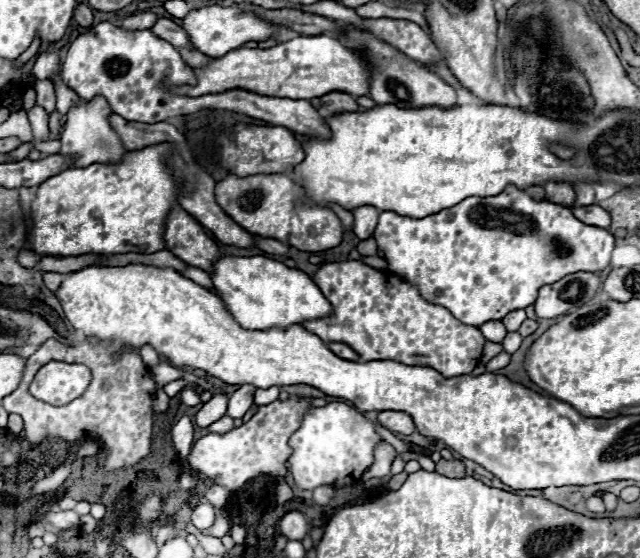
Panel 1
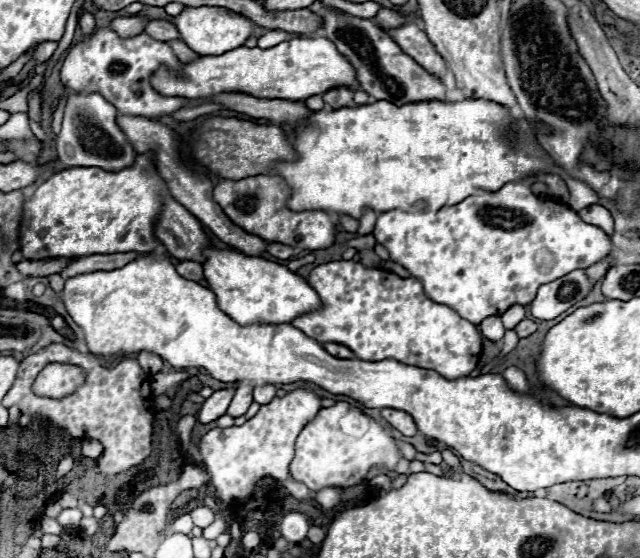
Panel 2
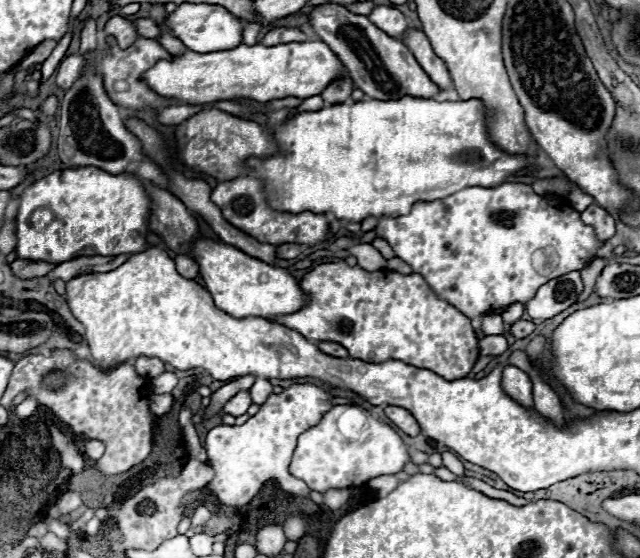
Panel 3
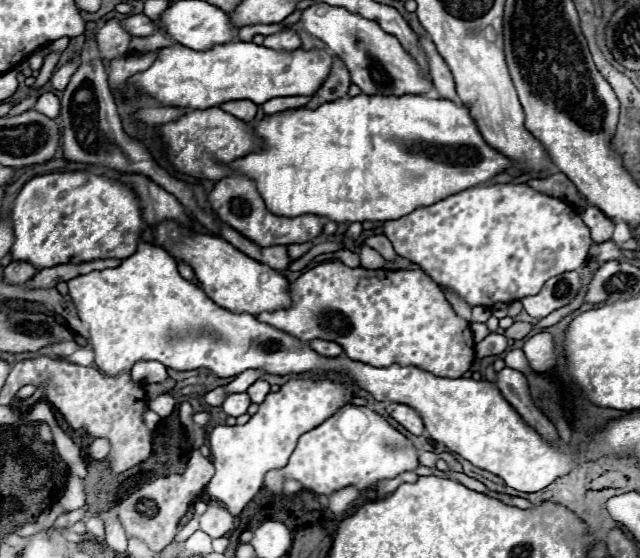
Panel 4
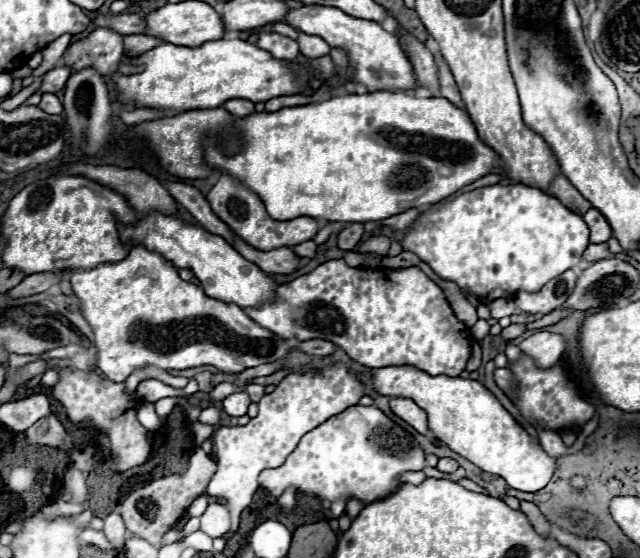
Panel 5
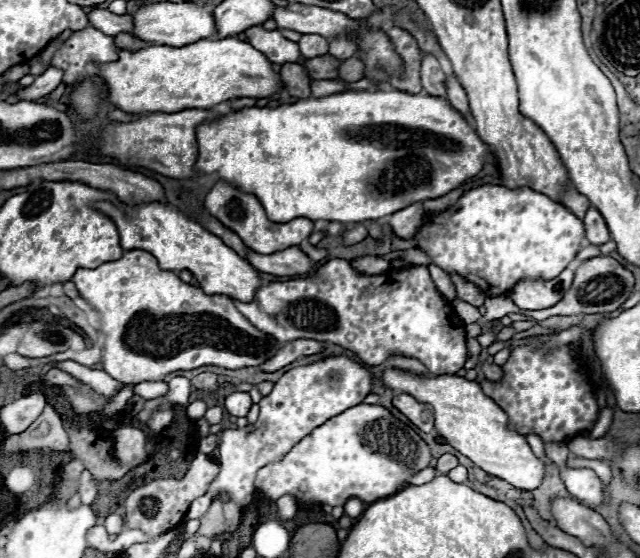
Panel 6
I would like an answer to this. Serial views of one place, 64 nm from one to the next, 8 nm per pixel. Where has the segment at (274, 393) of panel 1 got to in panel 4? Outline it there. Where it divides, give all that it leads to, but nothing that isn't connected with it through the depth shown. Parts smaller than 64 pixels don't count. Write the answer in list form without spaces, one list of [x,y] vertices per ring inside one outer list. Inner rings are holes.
[[[256,380],[256,382],[254,382],[246,392],[250,394],[252,402],[260,404],[260,402],[266,398],[266,394],[270,392],[270,384],[268,384],[268,382],[264,382],[264,380]]]

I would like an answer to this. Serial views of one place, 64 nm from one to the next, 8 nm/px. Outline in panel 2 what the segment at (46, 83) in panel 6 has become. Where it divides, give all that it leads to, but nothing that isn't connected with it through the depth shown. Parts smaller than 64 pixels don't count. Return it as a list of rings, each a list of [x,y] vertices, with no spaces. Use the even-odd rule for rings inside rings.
[[[110,28],[96,30],[88,42],[68,50],[68,56],[60,70],[60,82],[68,90],[76,92],[100,92],[110,104],[116,106],[120,114],[160,118],[176,112],[178,108],[190,108],[194,102],[178,96],[162,96],[150,86],[150,72],[158,70],[162,64],[172,70],[180,70],[180,60],[174,56],[166,42],[154,40],[148,34],[138,34],[134,38],[120,38]]]

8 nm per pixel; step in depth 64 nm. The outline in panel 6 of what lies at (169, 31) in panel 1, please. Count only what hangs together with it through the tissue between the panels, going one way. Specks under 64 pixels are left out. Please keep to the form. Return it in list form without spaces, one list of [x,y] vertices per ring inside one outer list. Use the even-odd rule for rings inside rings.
[[[98,6],[88,12],[88,22],[92,24],[92,28],[98,28],[110,36],[116,36],[120,32],[128,32],[132,28],[130,16],[126,16],[126,14],[116,16],[116,14],[108,12],[106,8],[98,8]]]

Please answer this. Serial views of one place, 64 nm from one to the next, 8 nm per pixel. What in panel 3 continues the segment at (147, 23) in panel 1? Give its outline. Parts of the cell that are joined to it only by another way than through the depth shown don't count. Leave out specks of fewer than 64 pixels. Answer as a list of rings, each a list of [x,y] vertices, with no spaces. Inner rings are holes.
[[[114,16],[114,18],[110,18],[110,20],[106,22],[106,26],[104,26],[104,36],[108,36],[108,38],[112,36],[120,48],[130,46],[130,44],[138,38],[136,28],[132,26],[132,22],[126,20],[126,18],[122,18],[122,16]]]

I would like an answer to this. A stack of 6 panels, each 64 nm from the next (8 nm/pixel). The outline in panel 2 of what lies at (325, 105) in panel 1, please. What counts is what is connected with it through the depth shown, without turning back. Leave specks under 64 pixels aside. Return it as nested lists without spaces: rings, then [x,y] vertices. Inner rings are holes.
[[[340,86],[340,88],[332,88],[326,94],[322,94],[324,98],[324,110],[336,110],[336,108],[344,108],[344,106],[352,106],[352,96],[354,90]]]

